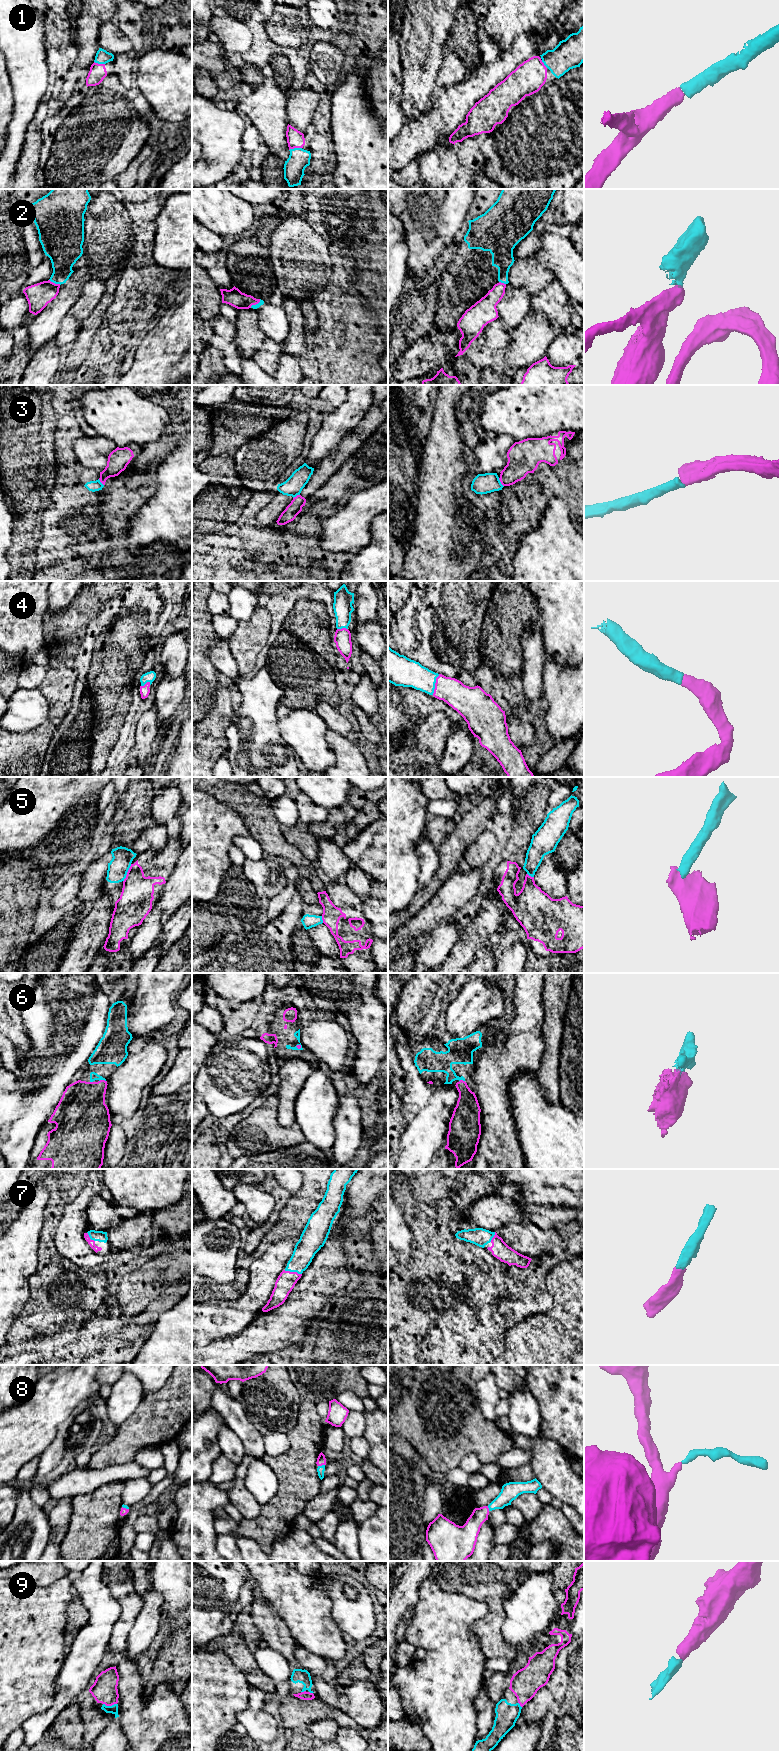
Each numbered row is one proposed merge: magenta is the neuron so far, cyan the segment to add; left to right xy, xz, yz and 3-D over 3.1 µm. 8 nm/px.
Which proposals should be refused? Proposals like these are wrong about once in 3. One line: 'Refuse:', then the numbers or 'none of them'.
Refuse: 2, 3, 5

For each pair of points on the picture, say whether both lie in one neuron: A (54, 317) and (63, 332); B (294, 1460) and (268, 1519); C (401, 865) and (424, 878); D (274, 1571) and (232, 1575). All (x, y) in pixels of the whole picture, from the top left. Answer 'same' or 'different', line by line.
A: different
B: same
C: different
D: different

